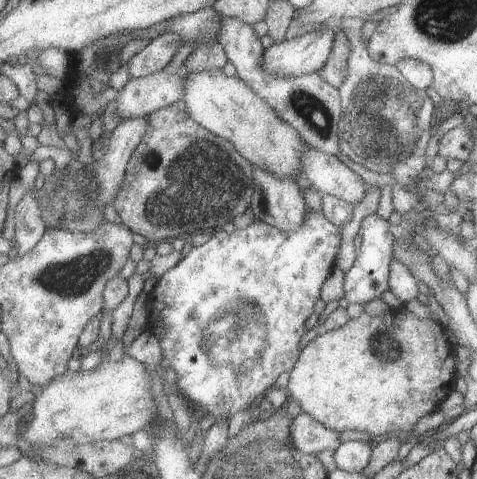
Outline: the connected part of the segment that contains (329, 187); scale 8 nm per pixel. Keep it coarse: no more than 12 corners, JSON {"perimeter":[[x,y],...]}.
{"perimeter":[[306,145],[303,173],[351,205],[369,184],[337,156]]}

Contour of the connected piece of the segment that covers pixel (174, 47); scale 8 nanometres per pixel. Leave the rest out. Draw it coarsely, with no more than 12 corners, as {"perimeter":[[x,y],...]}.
{"perimeter":[[174,32],[152,39],[127,62],[129,75],[165,69],[183,44]]}

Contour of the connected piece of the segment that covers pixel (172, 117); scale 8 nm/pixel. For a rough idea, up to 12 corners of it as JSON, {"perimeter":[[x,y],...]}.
{"perimeter":[[155,110],[113,207],[146,241],[188,243],[251,208],[254,166]]}

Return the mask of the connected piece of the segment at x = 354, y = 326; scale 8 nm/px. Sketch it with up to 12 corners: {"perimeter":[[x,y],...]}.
{"perimeter":[[403,307],[311,335],[280,397],[328,430],[408,437],[456,377]]}

